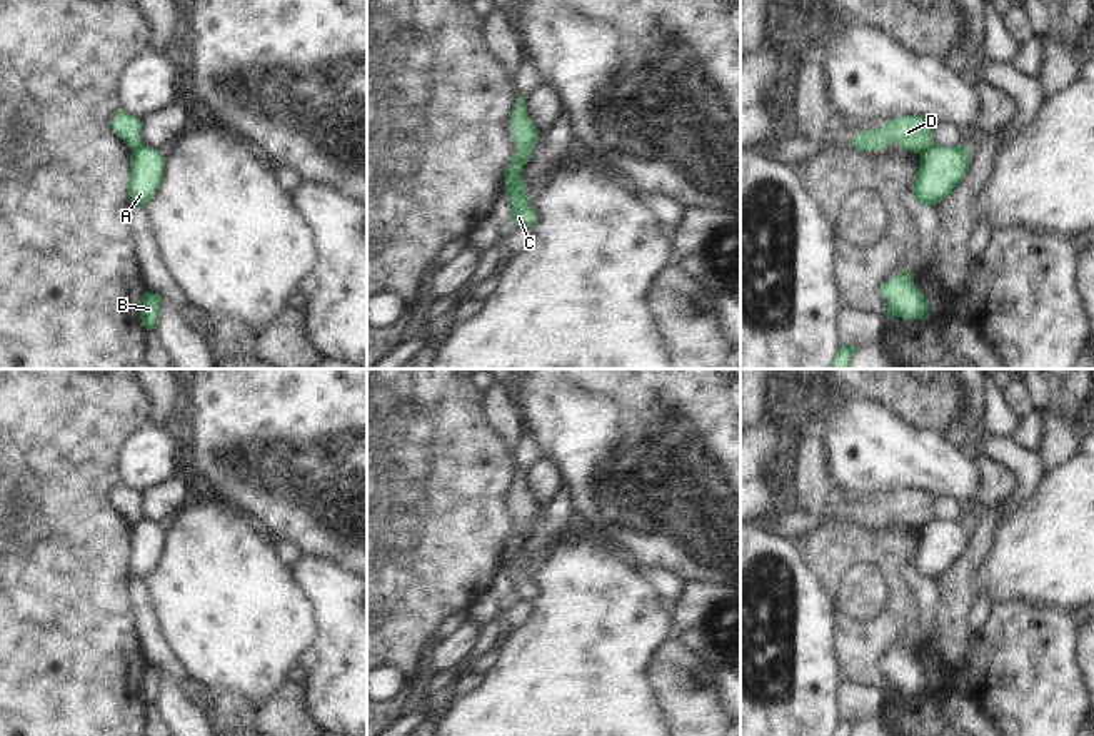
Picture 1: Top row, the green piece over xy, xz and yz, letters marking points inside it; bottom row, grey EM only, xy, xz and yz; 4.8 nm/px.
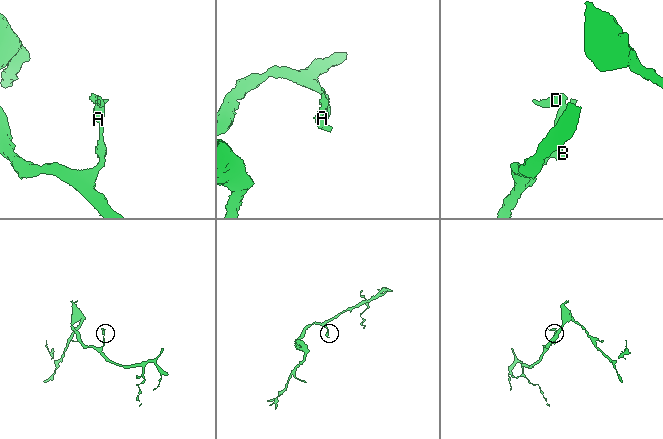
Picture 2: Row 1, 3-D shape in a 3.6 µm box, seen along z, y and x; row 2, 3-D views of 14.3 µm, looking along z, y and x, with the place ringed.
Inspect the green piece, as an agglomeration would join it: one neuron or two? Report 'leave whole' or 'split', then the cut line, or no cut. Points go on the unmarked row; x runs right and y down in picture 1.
split; cut xz (519, 551), (506, 568)

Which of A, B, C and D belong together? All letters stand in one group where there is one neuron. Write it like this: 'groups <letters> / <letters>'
groups A B C / D

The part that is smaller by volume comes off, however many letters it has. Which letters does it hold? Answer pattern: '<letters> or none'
D

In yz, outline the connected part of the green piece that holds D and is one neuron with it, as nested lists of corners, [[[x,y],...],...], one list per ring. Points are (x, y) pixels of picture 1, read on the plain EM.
[[[906,489],[889,494],[879,504],[862,504],[851,517],[857,526],[884,524],[887,517],[899,517],[904,526],[922,527],[926,522],[936,519],[931,507],[934,499],[927,491]]]

